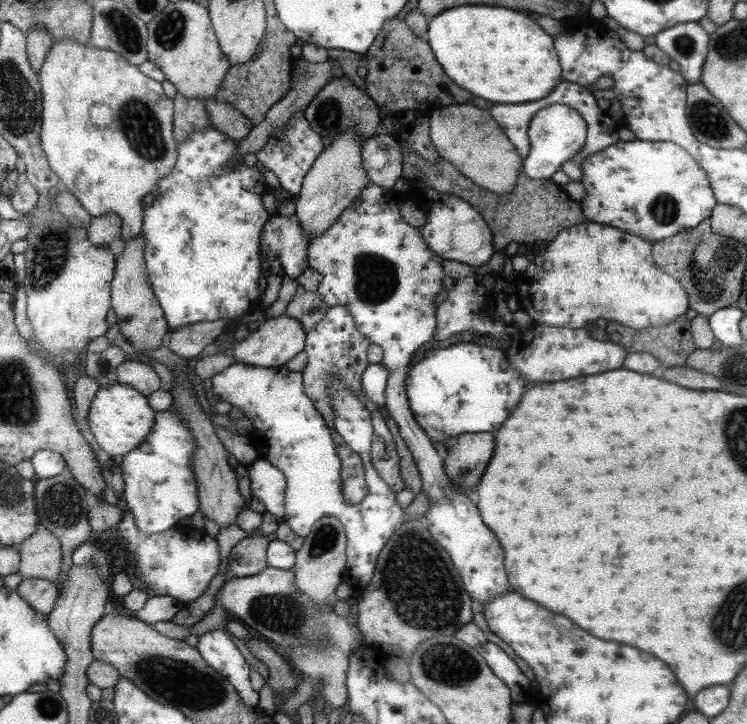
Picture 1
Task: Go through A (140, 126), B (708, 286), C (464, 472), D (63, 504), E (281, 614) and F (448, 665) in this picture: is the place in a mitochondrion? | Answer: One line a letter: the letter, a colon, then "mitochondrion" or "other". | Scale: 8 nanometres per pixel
A: mitochondrion
B: mitochondrion
C: mitochondrion
D: mitochondrion
E: mitochondrion
F: mitochondrion

